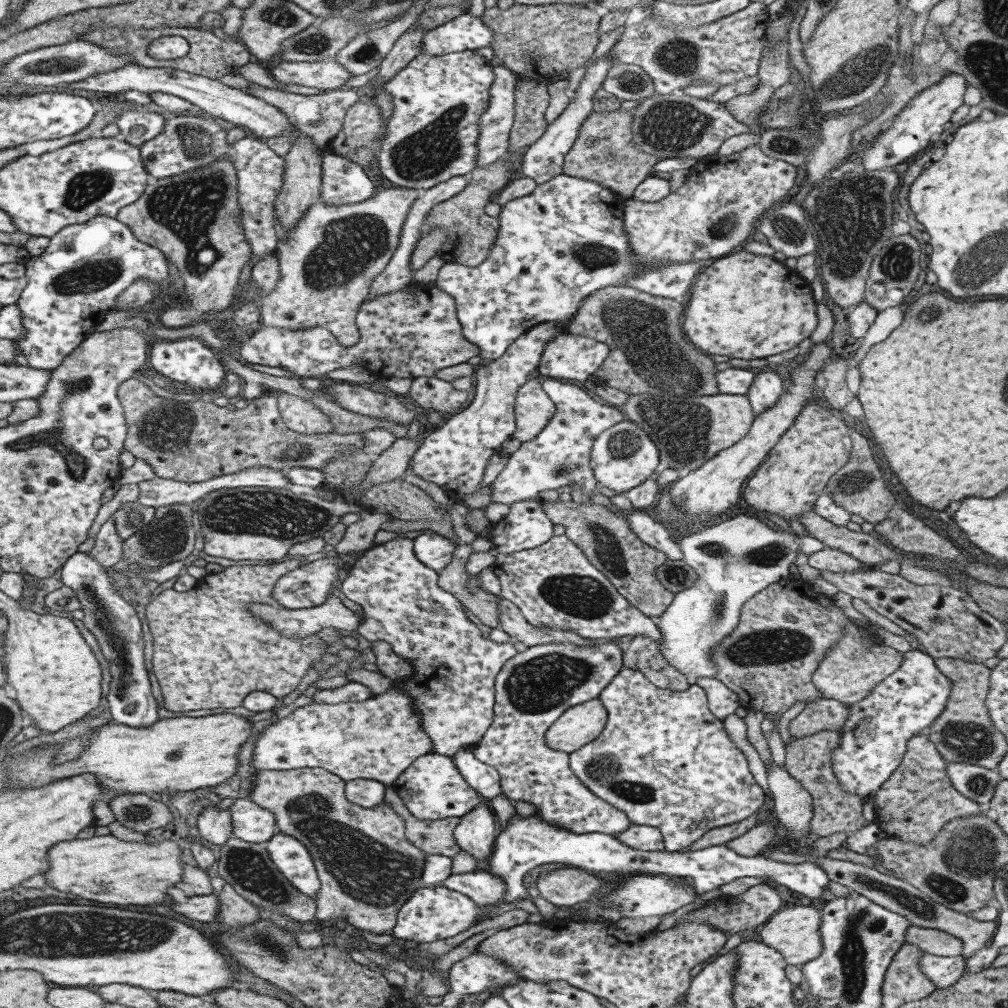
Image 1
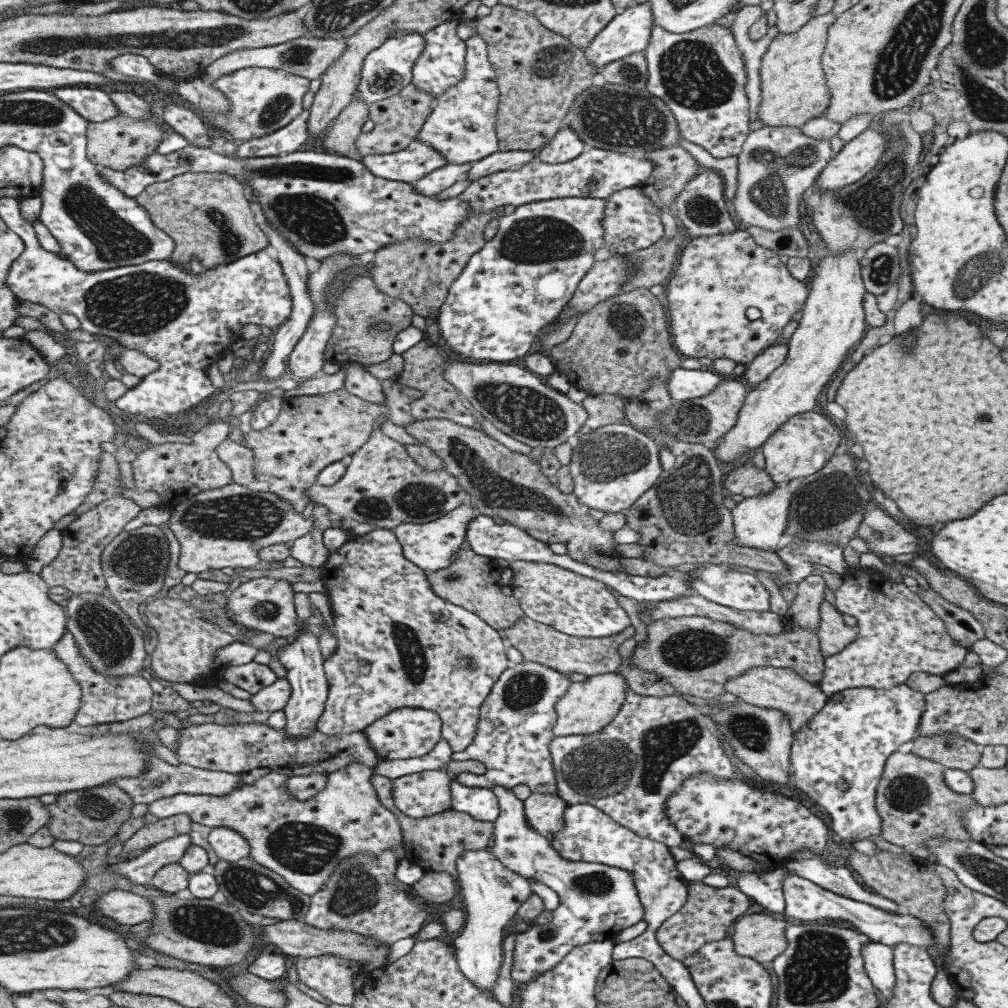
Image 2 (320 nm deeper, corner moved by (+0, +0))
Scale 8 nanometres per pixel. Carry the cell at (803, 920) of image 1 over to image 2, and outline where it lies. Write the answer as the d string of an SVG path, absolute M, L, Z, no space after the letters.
M751 910L750 915L743 916L733 923L731 942L733 952L746 956L755 962L771 962L773 957L784 951L786 940L784 928L789 925L784 920Z

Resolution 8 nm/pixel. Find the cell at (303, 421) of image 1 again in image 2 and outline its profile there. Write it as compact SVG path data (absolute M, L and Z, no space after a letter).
M342 388L313 396L283 397L277 419L263 430L250 430L244 436L244 447L252 452L252 474L257 480L267 482L268 492L285 499L292 506L293 512L300 512L311 500L306 493L314 485L317 474L325 466L352 455L365 444L371 436L372 424L379 416L386 416L388 410L384 402L367 402L358 396L345 392Z

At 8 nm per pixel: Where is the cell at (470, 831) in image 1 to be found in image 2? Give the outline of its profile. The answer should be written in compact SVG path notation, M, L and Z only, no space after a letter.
M487 849L464 850L456 860L458 888L464 900L466 913L463 930L453 940L454 957L461 974L475 987L492 993L497 971L501 966L501 945L507 926L513 920L519 905L532 894L529 884L507 870L494 854Z

